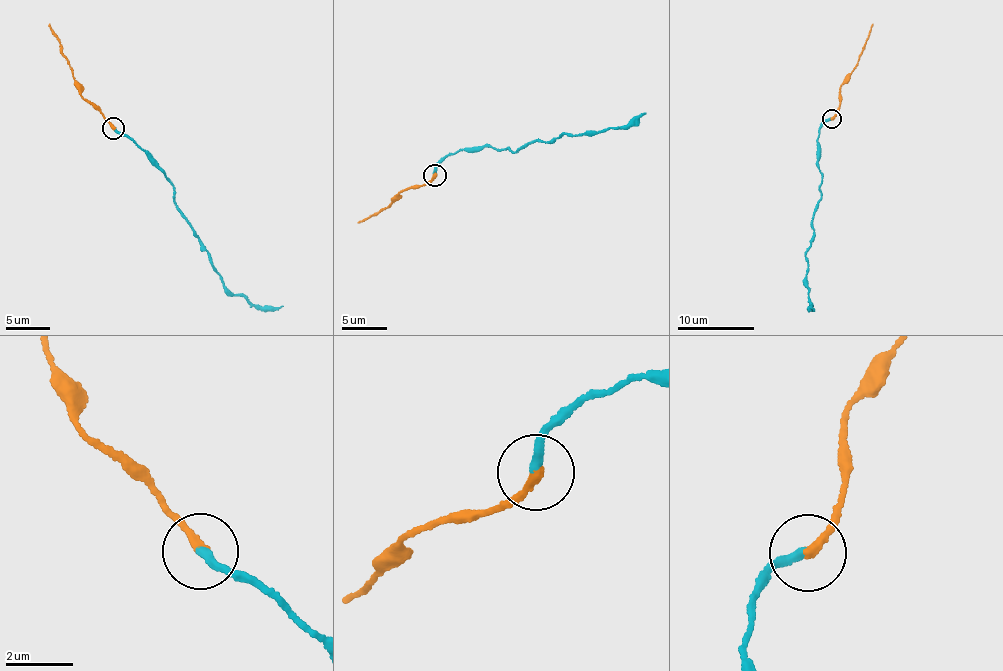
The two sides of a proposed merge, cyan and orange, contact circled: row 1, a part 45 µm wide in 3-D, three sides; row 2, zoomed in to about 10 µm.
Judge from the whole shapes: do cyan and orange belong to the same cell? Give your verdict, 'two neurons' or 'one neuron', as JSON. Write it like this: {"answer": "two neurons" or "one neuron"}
{"answer": "one neuron"}

